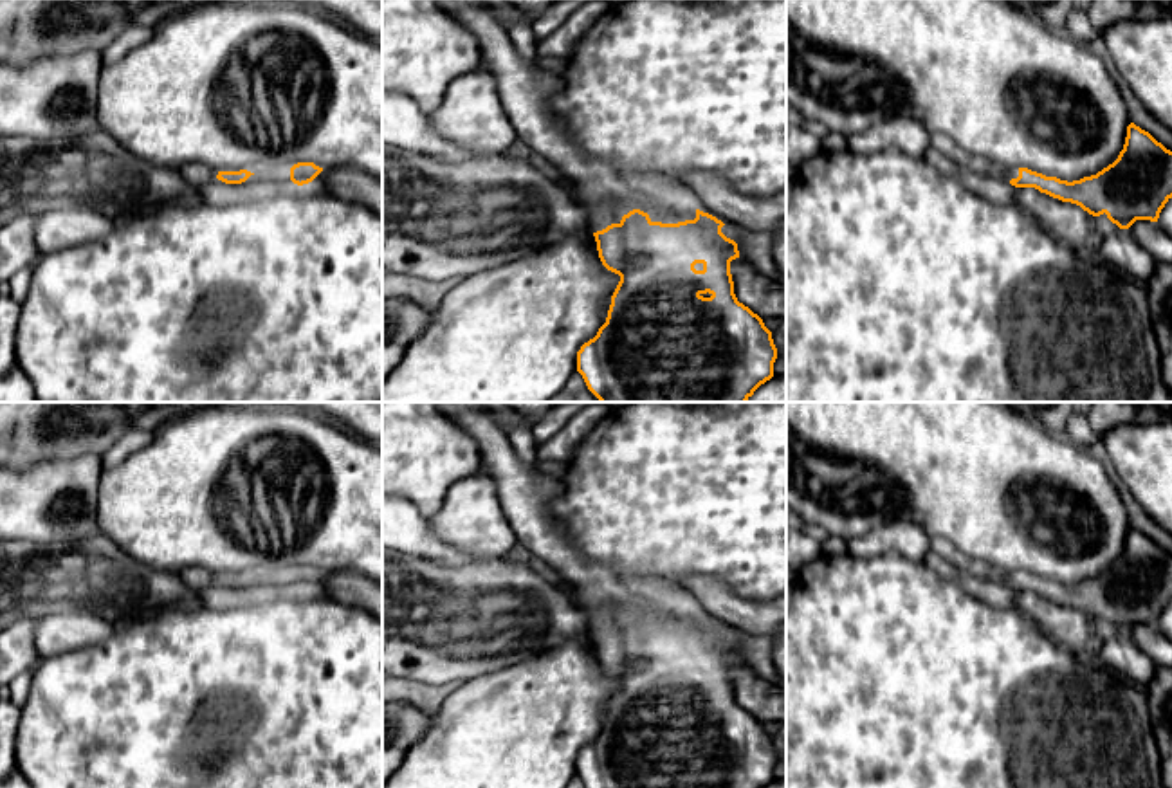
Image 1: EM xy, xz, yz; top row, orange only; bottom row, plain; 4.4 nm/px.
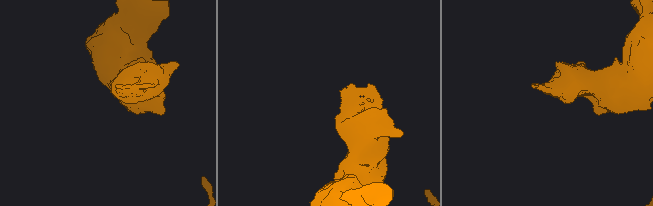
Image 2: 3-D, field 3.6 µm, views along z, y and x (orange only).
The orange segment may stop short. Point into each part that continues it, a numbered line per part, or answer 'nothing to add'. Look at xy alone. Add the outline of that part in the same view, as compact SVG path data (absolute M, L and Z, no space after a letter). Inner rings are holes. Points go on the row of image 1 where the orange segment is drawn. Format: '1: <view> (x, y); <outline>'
1: xy (195, 174); M189 162L179 168L184 180L188 180L193 186L202 186L216 179L218 171L200 164L200 162Z

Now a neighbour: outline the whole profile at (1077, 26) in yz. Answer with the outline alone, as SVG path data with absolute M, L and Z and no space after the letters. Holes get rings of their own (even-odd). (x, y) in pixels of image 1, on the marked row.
M1073 9L1067 16L1066 34L1080 43L1091 43L1098 36L1098 32L1087 18L1087 13L1078 9Z

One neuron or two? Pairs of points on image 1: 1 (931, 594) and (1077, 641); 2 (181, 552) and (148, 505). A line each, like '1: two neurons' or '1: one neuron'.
1: two neurons
2: one neuron

